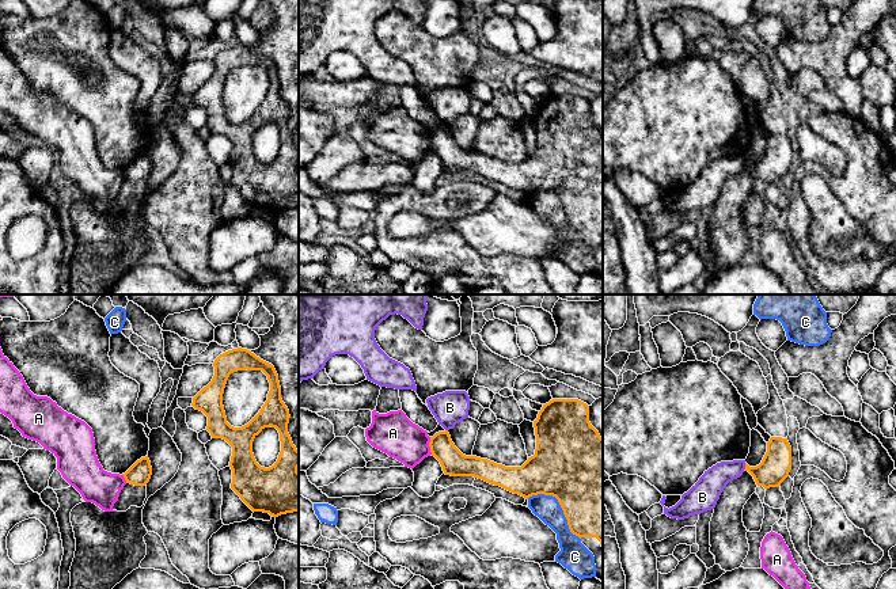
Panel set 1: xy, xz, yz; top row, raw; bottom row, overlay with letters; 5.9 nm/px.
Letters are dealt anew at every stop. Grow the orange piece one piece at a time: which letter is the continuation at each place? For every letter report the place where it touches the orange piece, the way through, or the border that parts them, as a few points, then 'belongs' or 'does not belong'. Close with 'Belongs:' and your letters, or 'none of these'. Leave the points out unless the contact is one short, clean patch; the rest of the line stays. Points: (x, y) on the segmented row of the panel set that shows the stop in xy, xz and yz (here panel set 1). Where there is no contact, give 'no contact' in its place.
A: xz (429, 445) | along xz (429, 437), (429, 451), (432, 453) | does not belong
B: yz (745, 466) | along yz (744, 463), (745, 468) | does not belong
C: xz (560, 504) | does not belong
Belongs: none of these

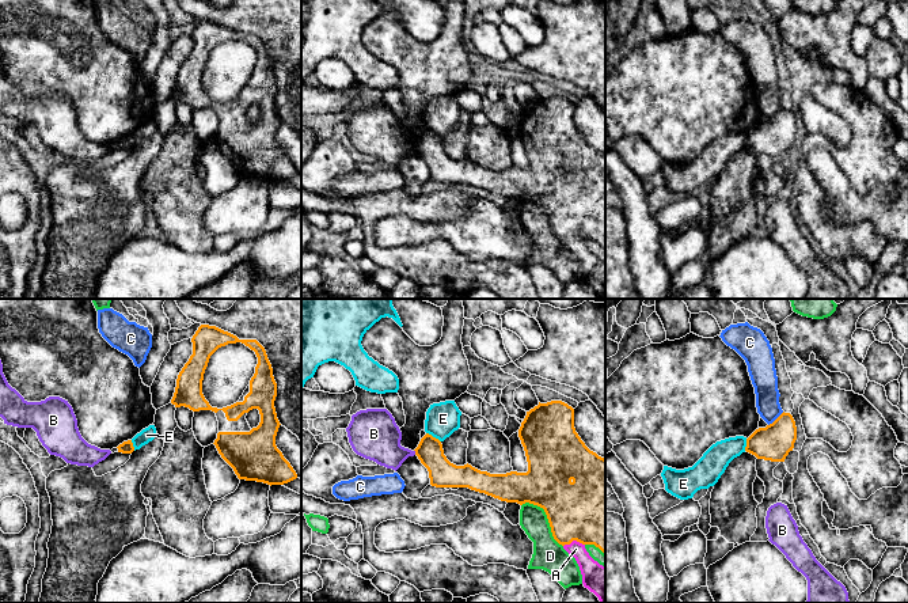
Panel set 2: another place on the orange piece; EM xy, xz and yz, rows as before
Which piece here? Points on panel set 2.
A: xz (573, 539) | belongs
B: xz (415, 452) | along xz (414, 450), (415, 454) | does not belong
C: yz (777, 418) | along yz (783, 412), (768, 425) | does not belong
D: xz (547, 518) | does not belong
E: xz (432, 436) | along xz (426, 432), (440, 442) | does not belong
Belongs: A

